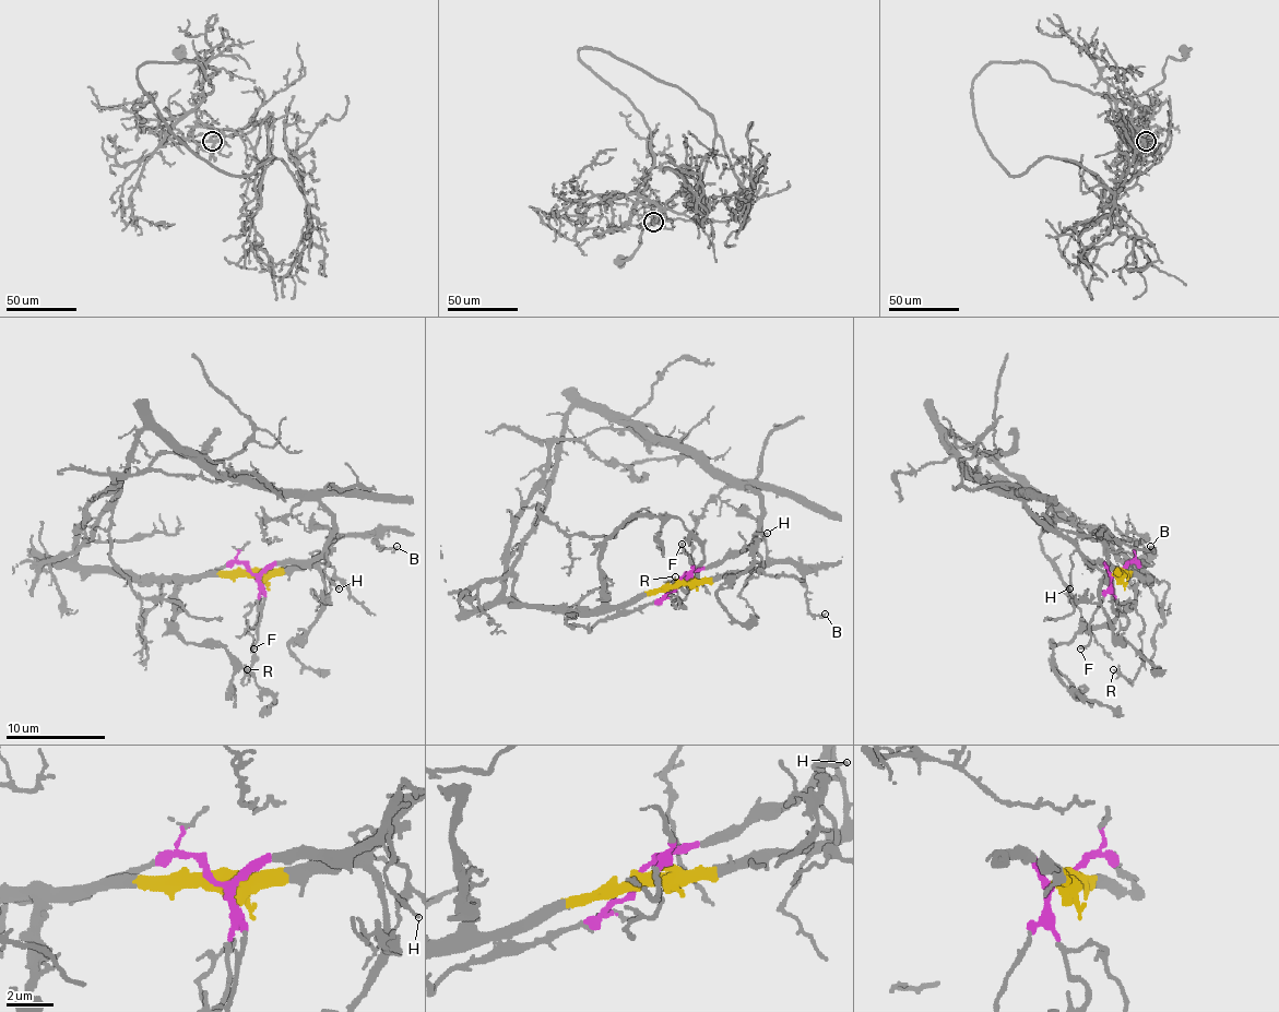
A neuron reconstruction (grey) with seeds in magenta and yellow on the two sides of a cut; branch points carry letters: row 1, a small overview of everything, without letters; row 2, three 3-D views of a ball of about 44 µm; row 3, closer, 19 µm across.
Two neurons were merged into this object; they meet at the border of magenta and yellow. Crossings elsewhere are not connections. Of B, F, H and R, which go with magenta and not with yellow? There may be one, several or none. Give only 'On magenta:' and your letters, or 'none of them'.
On magenta: F, H, R

